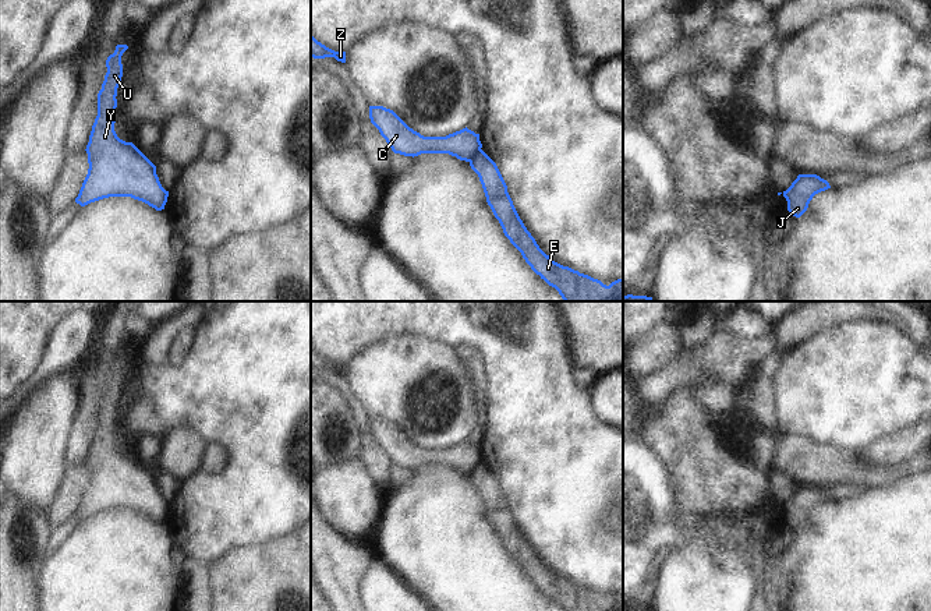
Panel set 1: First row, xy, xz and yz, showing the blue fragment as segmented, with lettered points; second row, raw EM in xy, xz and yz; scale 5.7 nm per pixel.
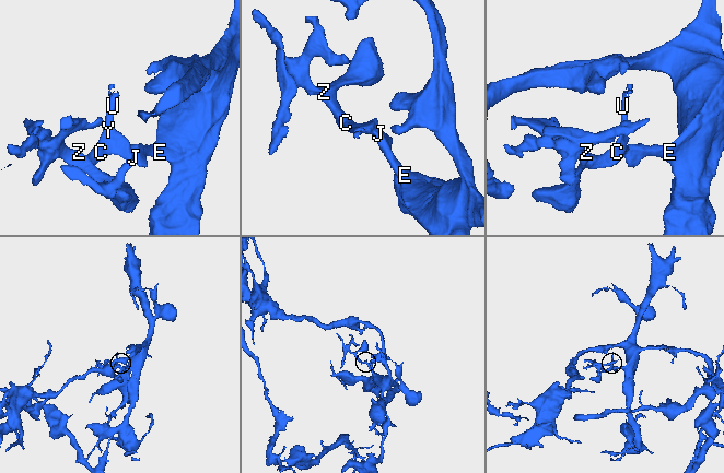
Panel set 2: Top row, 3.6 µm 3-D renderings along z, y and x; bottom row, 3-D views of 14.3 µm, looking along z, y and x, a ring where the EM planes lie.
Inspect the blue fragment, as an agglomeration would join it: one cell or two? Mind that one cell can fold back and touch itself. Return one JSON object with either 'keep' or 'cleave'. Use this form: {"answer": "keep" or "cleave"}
{"answer": "cleave"}

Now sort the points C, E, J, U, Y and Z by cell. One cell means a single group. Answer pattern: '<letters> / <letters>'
C U Y Z / E J

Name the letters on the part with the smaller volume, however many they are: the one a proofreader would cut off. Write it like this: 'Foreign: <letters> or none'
Foreign: C, U, Y, Z

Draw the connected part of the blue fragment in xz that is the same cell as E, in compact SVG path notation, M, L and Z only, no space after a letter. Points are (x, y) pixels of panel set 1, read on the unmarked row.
M482 462L472 469L470 478L478 487L486 515L505 548L531 582L555 600L562 611L623 611L623 591L606 598L598 591L555 575L539 561L520 531L496 476Z

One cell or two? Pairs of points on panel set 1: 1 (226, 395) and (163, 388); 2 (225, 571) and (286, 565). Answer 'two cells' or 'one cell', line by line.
1: one cell
2: one cell

